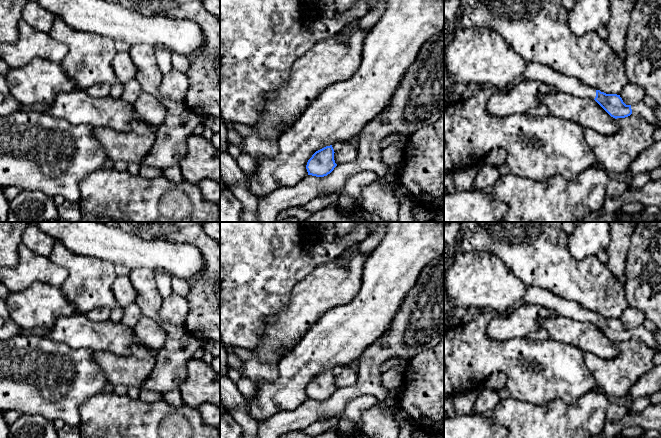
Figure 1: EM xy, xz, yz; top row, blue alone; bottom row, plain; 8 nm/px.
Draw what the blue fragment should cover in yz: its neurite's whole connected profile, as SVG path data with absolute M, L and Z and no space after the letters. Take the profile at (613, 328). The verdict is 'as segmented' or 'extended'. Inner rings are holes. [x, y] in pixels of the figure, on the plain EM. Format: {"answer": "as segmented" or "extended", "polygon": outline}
{"answer": "extended", "polygon": "M526 286L524 300L527 303L537 304L552 309L558 315L595 324L615 343L637 338L647 344L656 353L661 352L661 347L656 342L654 334L649 332L644 326L626 329L620 319L601 316L594 311L583 308L574 301L561 298L547 289L538 286Z"}

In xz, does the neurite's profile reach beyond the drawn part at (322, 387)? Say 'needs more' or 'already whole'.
already whole

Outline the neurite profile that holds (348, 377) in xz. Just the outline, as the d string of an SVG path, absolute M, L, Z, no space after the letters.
M344 366L342 372L334 377L334 384L337 389L350 387L356 384L358 379L358 369Z

